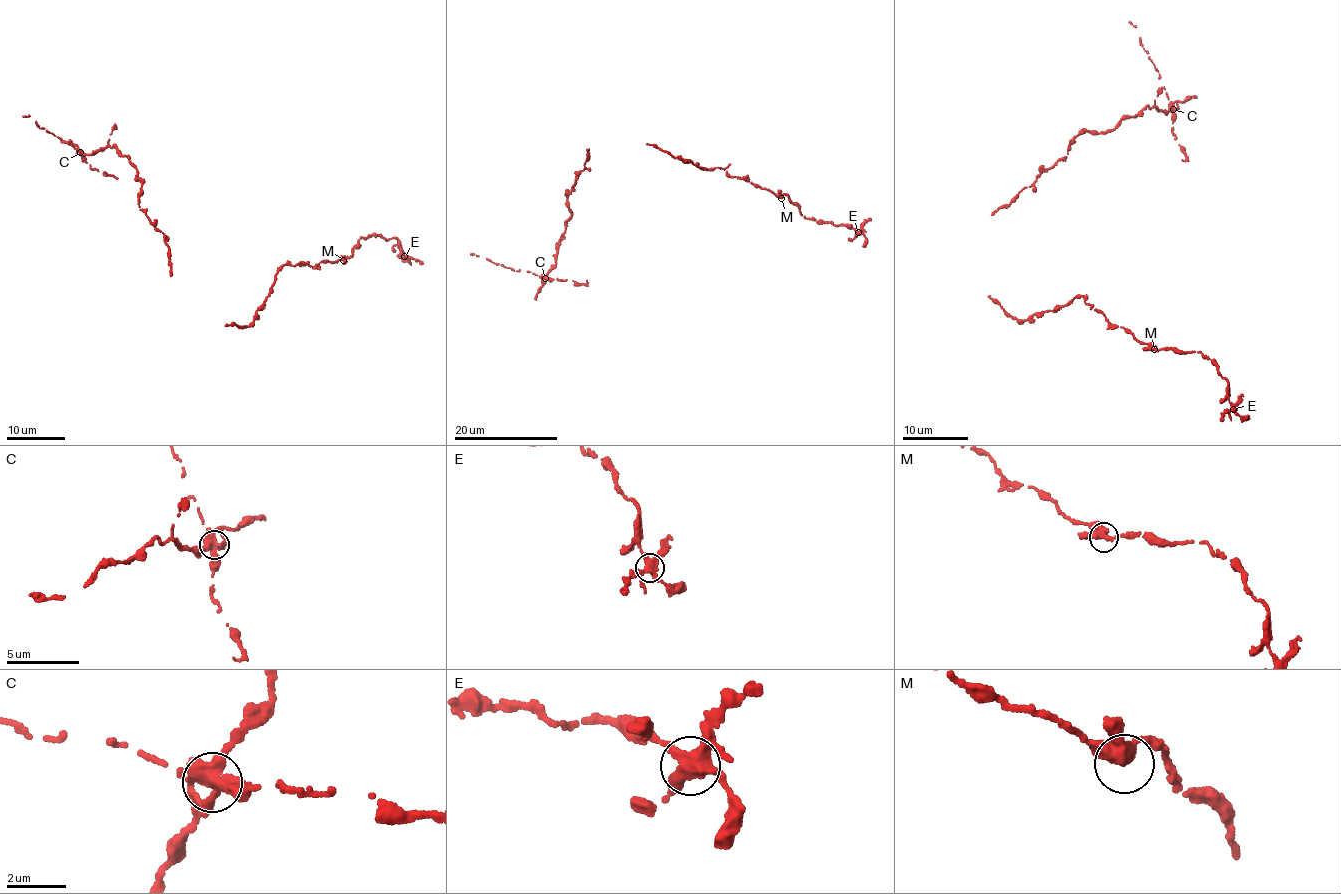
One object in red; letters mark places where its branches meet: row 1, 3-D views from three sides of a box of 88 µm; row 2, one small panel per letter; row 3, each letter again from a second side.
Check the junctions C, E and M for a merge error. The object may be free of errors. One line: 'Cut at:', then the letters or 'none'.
Cut at: C

